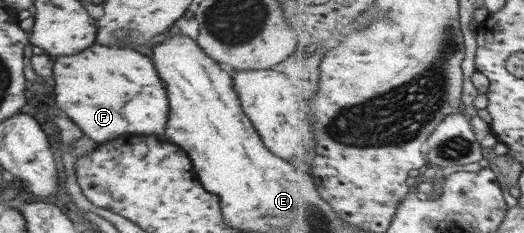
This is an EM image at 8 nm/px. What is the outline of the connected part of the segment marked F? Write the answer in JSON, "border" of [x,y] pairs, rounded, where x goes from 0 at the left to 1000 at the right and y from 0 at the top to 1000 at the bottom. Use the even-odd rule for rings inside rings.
{"border":[[[177,180],[172,202],[164,202],[164,219],[153,219],[149,236],[107,245],[99,258],[105,459],[162,584],[195,618],[229,579],[267,575],[302,588],[305,571],[313,575],[321,519],[321,416],[294,279],[286,270],[282,227],[275,245],[252,210],[191,202],[187,185]]]}

